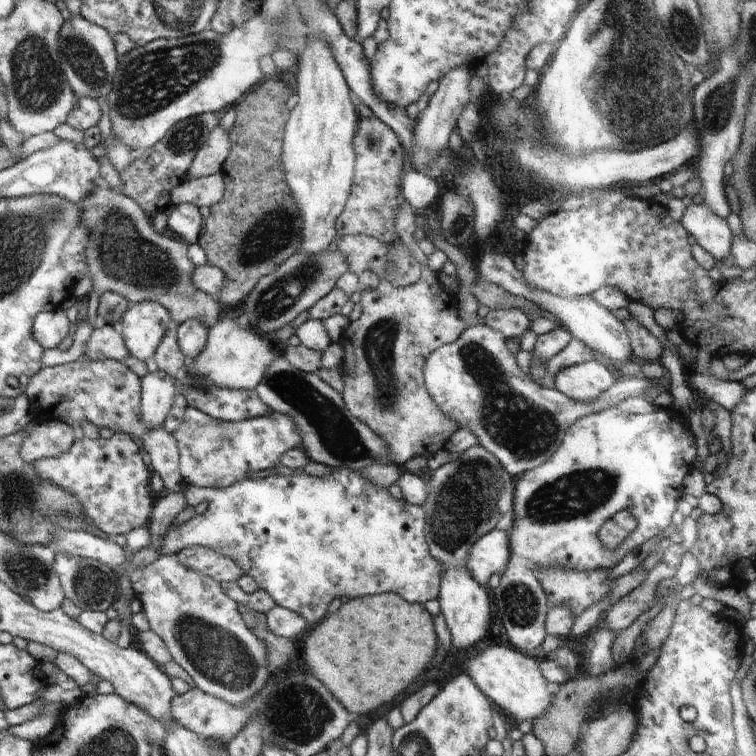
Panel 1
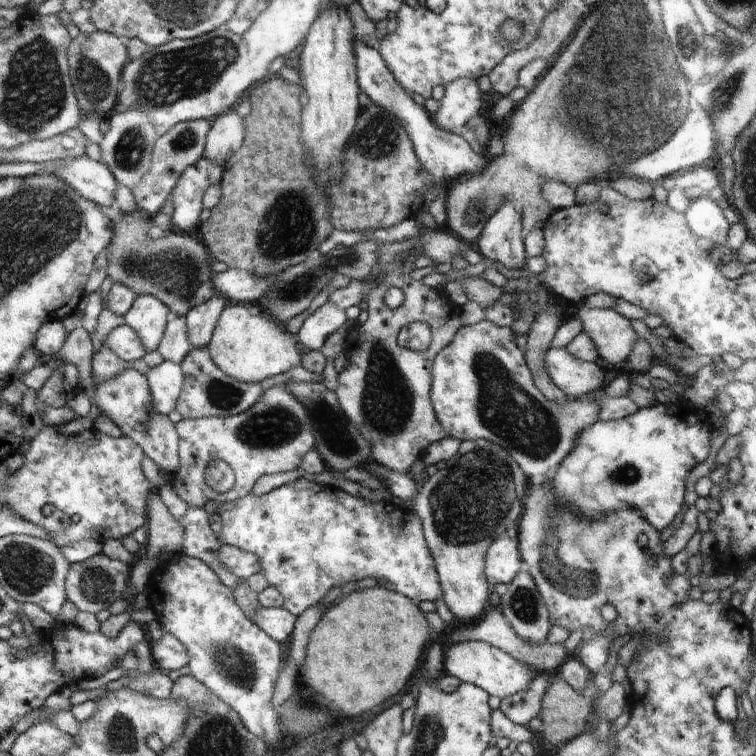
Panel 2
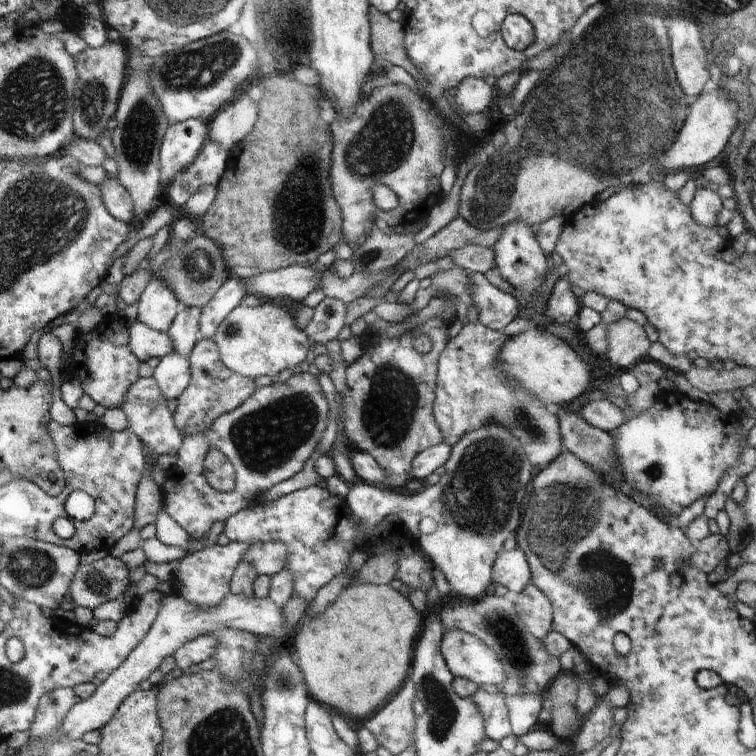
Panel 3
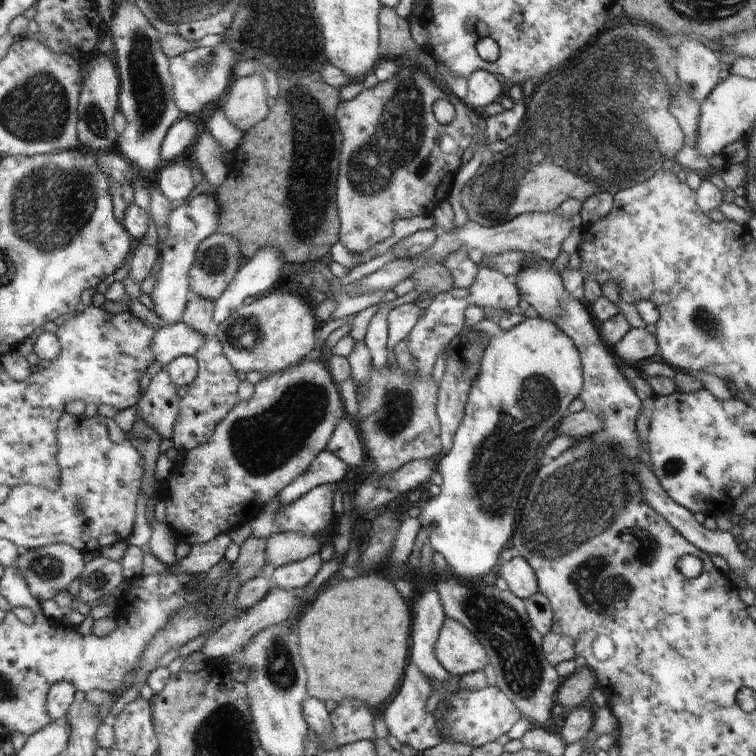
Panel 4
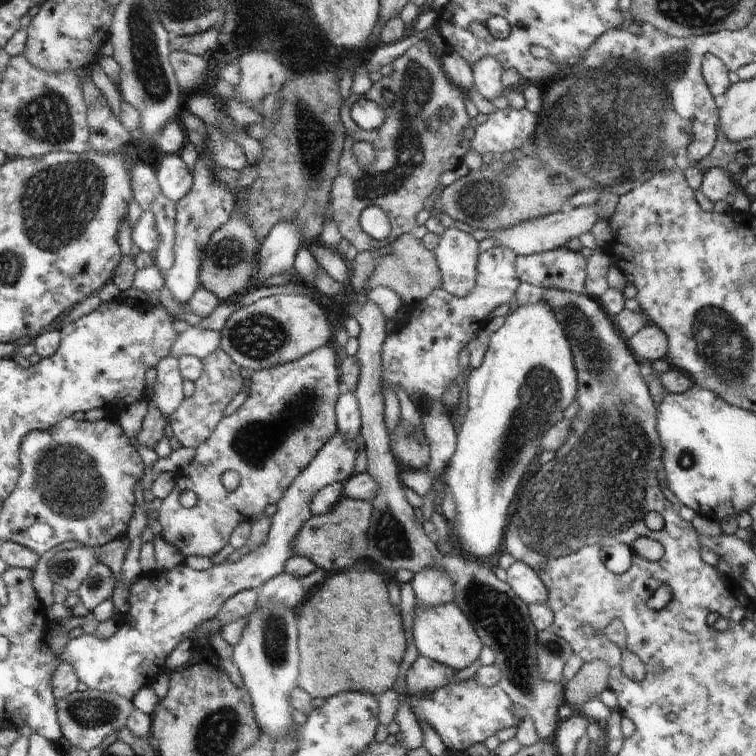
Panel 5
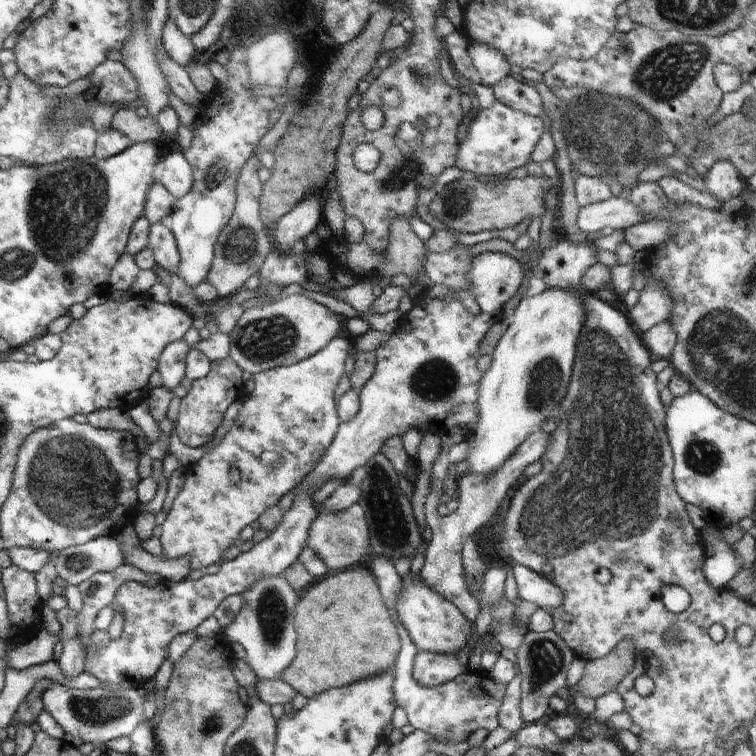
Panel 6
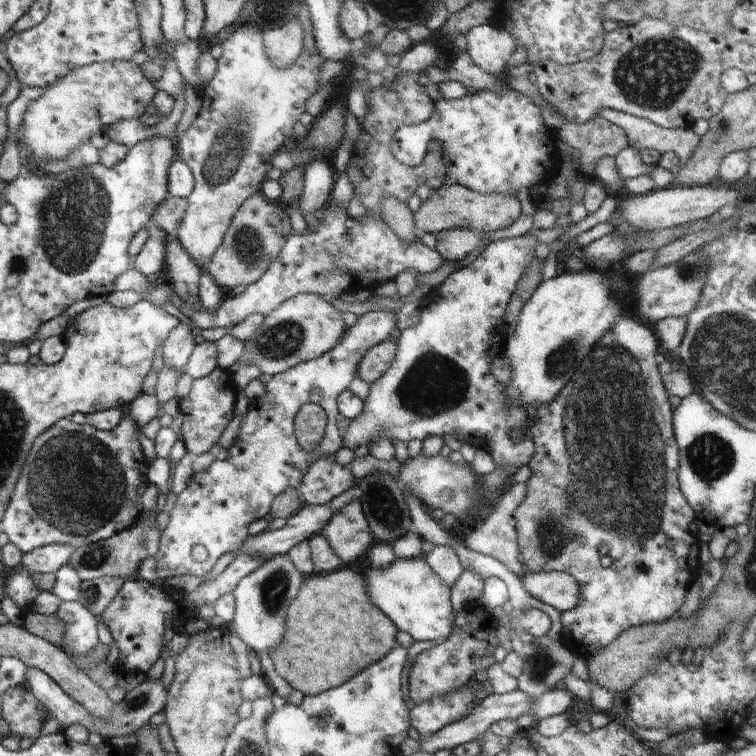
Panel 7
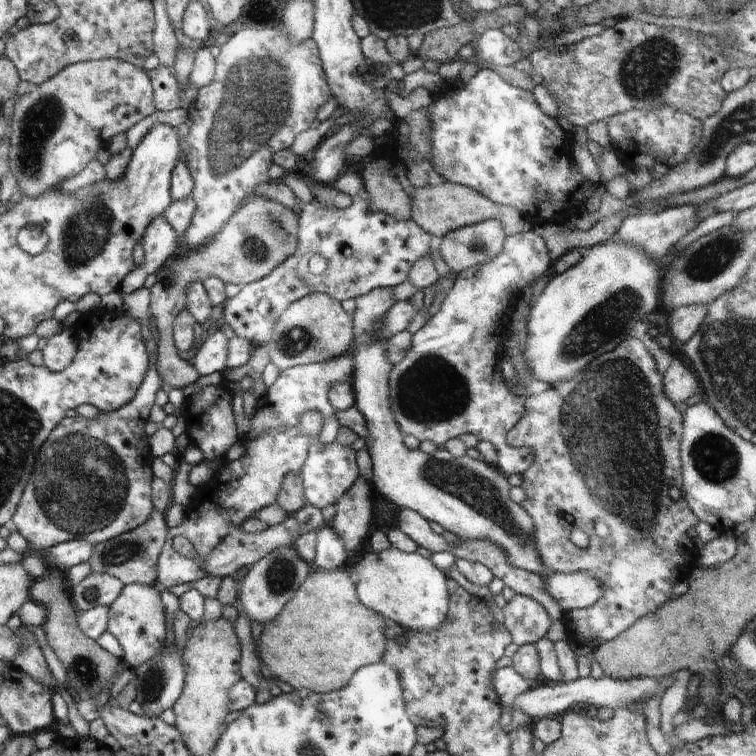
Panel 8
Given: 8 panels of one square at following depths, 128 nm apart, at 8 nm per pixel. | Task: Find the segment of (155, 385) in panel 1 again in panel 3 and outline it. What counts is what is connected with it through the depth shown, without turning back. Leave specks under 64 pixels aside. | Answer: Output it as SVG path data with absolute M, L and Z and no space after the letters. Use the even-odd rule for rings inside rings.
M178 352L163 356L153 374L160 392L168 401L178 398L190 384L190 362Z

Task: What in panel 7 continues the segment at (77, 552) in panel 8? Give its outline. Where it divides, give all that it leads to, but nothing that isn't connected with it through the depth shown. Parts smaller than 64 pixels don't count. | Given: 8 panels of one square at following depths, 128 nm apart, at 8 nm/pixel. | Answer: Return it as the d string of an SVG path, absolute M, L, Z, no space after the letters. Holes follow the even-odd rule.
M64 544L46 545L24 553L21 564L30 572L54 572L68 564L72 552L76 548Z

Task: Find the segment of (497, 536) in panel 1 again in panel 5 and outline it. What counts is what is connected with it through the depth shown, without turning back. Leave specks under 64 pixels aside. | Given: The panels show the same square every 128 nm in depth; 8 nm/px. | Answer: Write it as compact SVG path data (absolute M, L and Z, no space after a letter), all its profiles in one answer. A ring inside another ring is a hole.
M514 562L507 570L507 583L527 605L547 602L548 590L540 577L524 562Z

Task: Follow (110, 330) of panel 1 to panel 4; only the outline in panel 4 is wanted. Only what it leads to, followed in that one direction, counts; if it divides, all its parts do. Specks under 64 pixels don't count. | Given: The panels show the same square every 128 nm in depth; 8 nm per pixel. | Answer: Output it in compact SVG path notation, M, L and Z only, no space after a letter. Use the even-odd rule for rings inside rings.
M173 323L172 326L163 326L156 330L150 350L154 352L156 361L165 367L177 356L194 356L204 342L206 334L196 332L196 328L190 328L188 324Z

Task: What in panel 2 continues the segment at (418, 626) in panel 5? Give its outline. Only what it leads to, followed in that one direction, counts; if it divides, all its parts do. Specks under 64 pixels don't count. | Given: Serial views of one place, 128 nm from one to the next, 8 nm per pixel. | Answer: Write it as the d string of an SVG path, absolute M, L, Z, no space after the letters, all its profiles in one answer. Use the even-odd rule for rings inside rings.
M460 641L447 645L444 649L443 672L459 678L462 683L474 684L490 696L498 696L500 699L528 690L535 677L528 666L484 641Z

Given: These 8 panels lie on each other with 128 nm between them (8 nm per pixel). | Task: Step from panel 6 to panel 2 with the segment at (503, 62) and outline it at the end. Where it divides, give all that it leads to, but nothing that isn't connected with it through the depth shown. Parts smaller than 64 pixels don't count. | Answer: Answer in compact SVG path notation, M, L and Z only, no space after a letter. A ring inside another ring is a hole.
M458 79L445 86L446 92L438 102L438 110L432 116L435 122L448 130L460 132L466 122L477 115L481 108L482 92L474 79Z

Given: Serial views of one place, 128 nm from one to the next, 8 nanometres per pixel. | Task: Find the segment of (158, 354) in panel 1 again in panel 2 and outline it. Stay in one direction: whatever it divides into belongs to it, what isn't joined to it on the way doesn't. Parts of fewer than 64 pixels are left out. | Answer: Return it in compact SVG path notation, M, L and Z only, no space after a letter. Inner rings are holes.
M170 311L165 331L157 348L158 352L163 356L163 360L179 364L190 350L192 344L188 340L188 328L186 324L186 315L178 316Z

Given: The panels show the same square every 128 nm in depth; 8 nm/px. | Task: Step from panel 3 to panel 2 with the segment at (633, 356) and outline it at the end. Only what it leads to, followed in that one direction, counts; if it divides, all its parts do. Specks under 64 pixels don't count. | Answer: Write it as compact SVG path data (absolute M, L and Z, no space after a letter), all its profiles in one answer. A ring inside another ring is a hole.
M584 303L568 307L569 316L578 316L584 332L594 340L598 354L606 362L616 365L626 361L632 346L640 340L628 318L610 309L586 308Z

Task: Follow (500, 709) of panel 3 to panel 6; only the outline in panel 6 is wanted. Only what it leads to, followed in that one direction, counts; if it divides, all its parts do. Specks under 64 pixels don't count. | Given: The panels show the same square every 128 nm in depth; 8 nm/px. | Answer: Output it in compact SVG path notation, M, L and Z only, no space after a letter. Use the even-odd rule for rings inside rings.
M377 556L372 560L370 571L380 586L380 594L382 594L386 608L390 608L390 618L397 626L401 640L401 647L395 660L396 664L394 664L392 696L394 696L396 707L406 711L410 726L432 734L442 743L450 742L450 744L464 742L474 730L484 729L488 732L496 730L500 726L498 713L500 706L502 706L502 700L504 700L504 694L506 694L506 686L494 682L489 673L483 670L468 670L466 673L458 675L454 680L449 680L441 685L420 686L412 676L414 656L419 650L410 640L408 632L400 624L398 614L394 610L398 594L402 592L402 579L396 572L394 561L390 558L384 558L384 556Z

